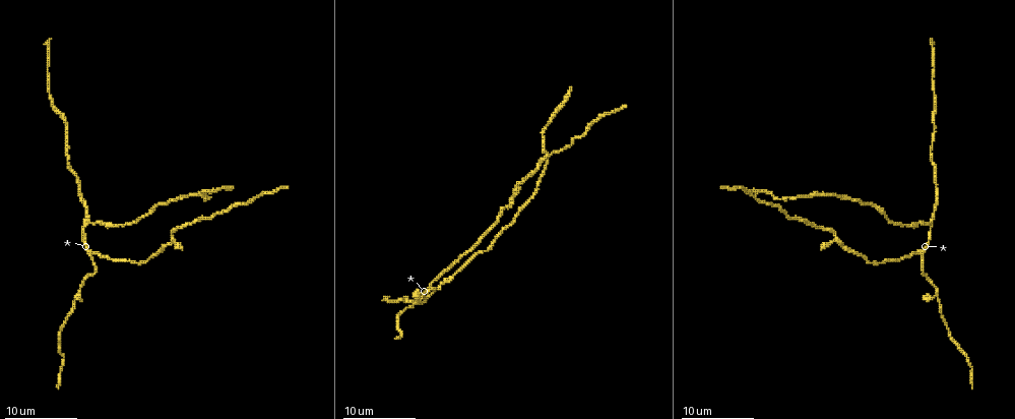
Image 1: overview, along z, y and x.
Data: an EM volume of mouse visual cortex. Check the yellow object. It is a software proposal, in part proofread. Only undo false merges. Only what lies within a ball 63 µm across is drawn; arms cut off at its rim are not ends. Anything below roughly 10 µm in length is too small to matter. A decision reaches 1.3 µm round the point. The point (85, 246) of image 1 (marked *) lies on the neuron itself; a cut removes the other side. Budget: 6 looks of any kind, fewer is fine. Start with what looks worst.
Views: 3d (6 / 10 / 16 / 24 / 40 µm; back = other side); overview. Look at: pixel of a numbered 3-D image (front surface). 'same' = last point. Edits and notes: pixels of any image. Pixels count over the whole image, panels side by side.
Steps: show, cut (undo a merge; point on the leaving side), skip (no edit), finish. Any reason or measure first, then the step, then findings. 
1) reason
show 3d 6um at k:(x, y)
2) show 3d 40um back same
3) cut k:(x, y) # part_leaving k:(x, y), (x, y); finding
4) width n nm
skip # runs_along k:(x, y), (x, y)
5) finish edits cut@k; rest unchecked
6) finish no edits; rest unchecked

two arms in line, one across
show 3d 6um at 1:(430, 286)

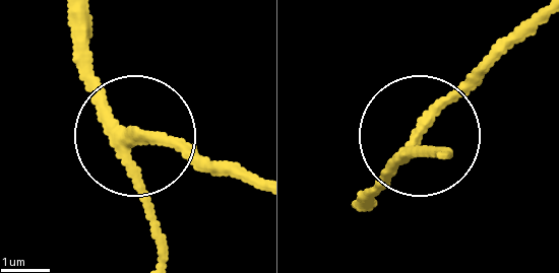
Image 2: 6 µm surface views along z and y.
side_arm 24 um
skip # runs_along 2:(99, 104), (127, 136), (156, 257); continuous, no second neuron

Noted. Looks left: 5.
a fork
show 3d 6um at 1:(428, 295)

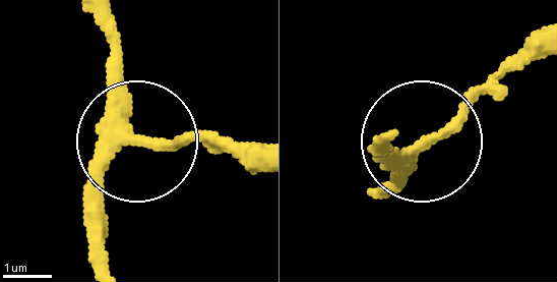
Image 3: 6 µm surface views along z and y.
show 3d 6um back at 3:(128, 133)

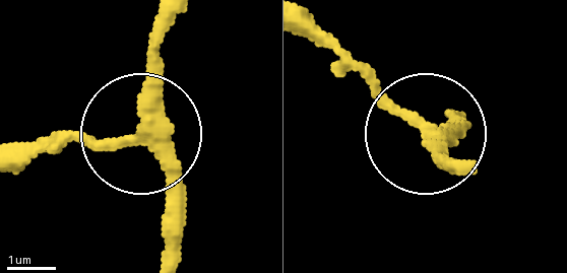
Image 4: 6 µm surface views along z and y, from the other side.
width 290 nm
skip # runs_along 4:(451, 112), (455, 128), (431, 140), (439, 159); all the same neuron

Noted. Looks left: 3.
thick turns thin
show 3d 10um at 1:(203, 190)

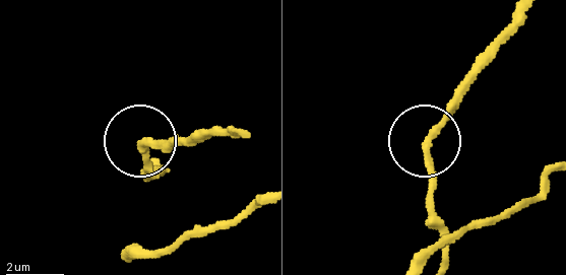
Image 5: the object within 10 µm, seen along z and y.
skip # all the same neuron

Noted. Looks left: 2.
finish no edits; rest unchecked

